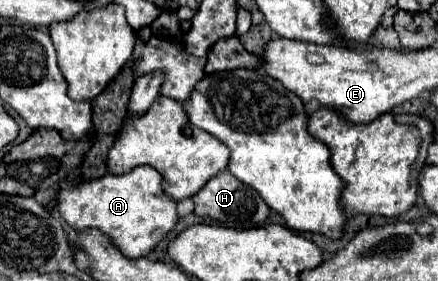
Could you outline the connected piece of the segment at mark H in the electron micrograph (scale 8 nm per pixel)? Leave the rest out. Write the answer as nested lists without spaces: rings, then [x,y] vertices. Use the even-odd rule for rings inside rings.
[[[223,171],[215,175],[211,181],[207,181],[205,187],[193,197],[193,201],[195,201],[195,215],[231,223],[233,227],[259,227],[271,213],[269,205],[259,197],[259,193],[249,185],[241,183],[239,179],[231,177],[229,171]]]

